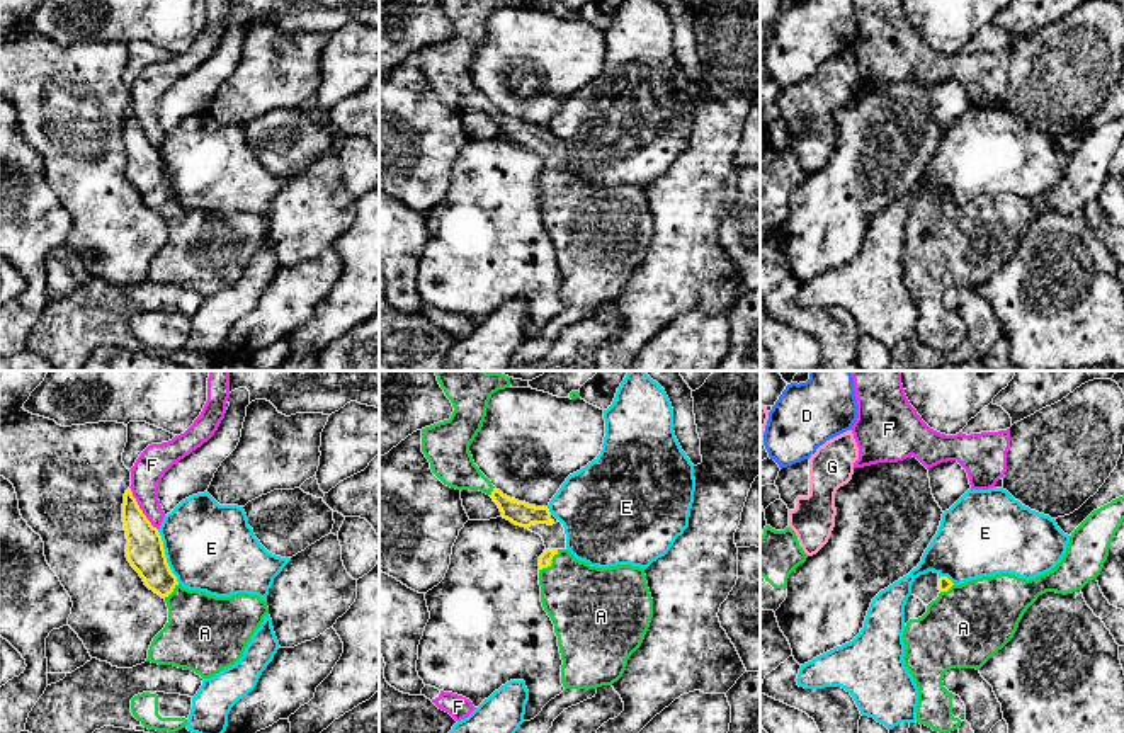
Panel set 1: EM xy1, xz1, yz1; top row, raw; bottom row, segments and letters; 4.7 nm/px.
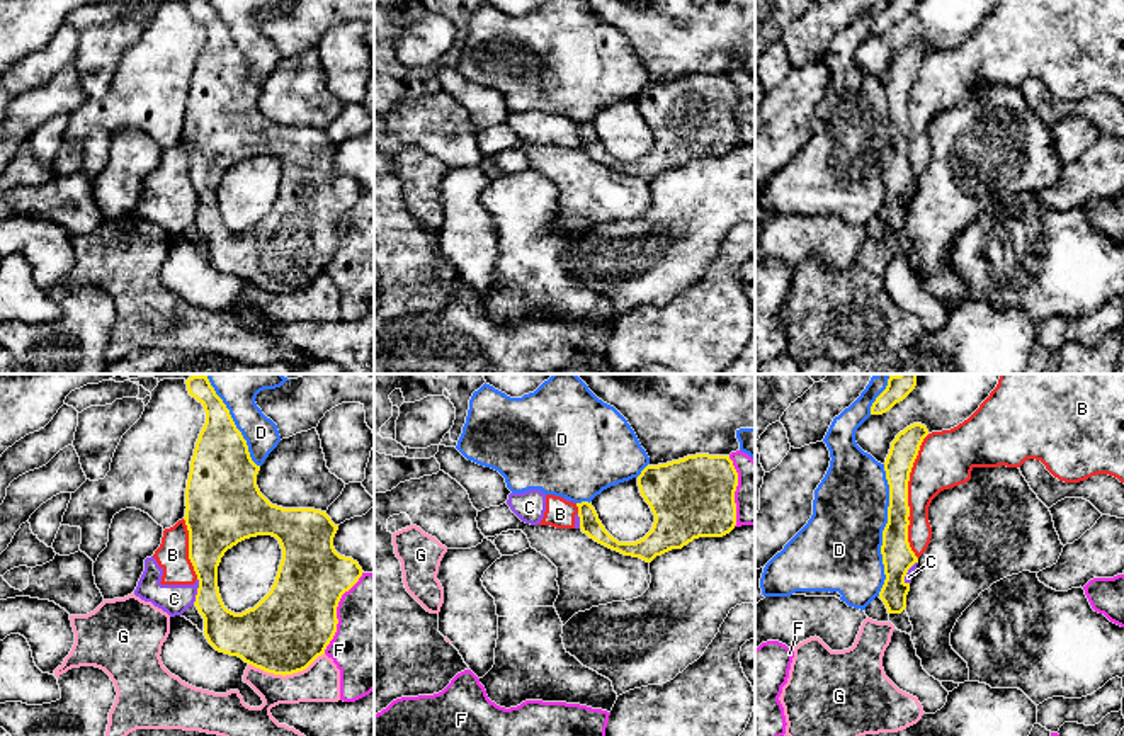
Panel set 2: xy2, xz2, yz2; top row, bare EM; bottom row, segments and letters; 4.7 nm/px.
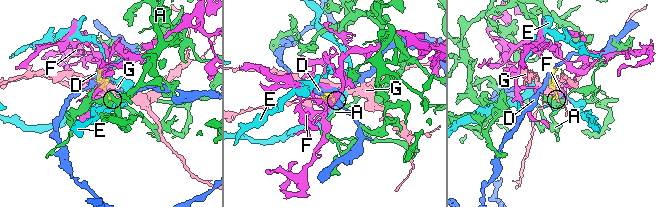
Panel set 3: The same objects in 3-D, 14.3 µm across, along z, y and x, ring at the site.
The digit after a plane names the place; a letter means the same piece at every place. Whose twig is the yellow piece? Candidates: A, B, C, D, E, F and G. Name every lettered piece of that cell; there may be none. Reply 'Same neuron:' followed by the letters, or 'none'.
Same neuron: A

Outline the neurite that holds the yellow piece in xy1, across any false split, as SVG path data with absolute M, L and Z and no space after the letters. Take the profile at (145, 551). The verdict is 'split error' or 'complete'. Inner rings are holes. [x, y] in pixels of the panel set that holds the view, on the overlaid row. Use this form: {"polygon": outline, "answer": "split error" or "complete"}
{"polygon": "M131 488L124 493L126 558L145 585L168 607L168 622L153 638L146 662L214 677L243 656L269 614L258 595L216 597L184 588L172 573L156 527L139 509Z", "answer": "split error"}

